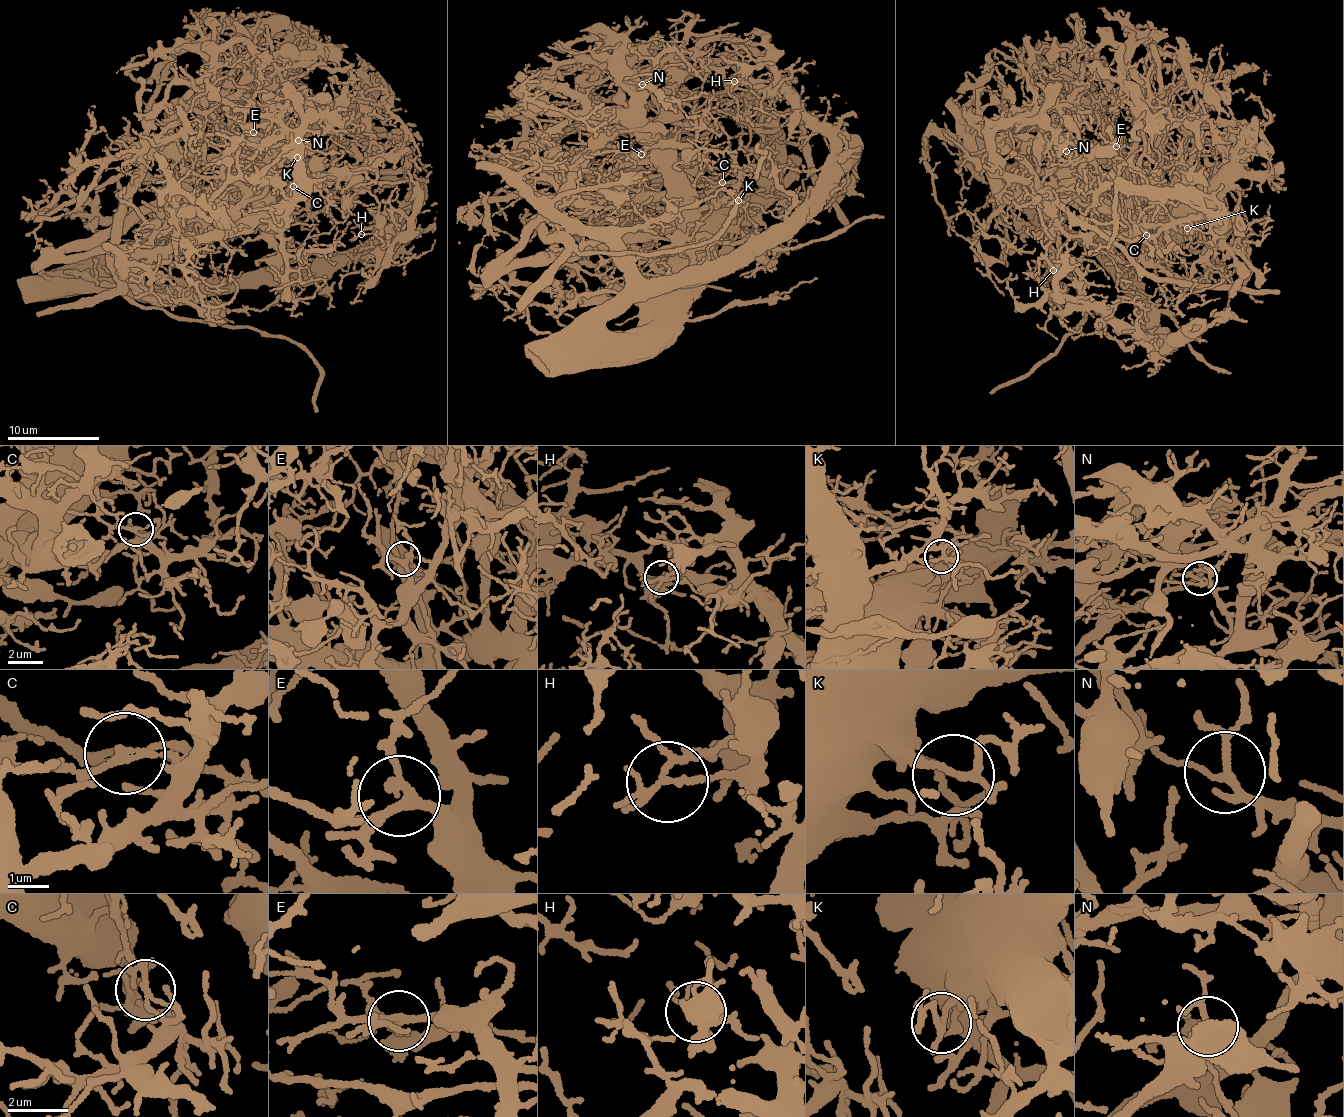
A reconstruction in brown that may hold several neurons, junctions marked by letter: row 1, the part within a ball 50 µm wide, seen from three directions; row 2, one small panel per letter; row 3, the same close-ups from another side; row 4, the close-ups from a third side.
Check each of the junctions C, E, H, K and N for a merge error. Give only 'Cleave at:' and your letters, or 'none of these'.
Cleave at: C, H

